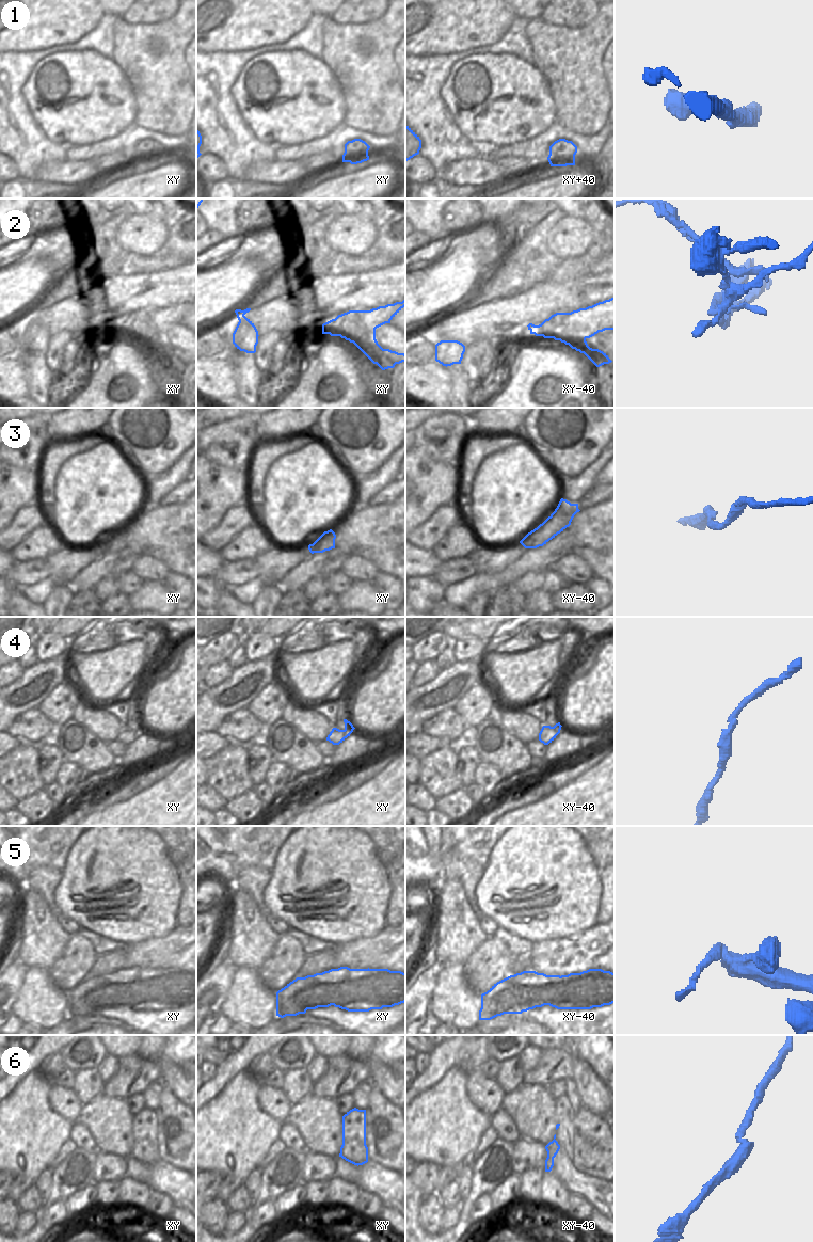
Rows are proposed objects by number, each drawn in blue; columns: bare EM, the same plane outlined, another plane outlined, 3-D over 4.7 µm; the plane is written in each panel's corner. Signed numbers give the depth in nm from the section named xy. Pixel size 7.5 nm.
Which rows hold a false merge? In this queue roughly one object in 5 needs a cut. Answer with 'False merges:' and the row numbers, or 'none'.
False merges: 2, 5.

